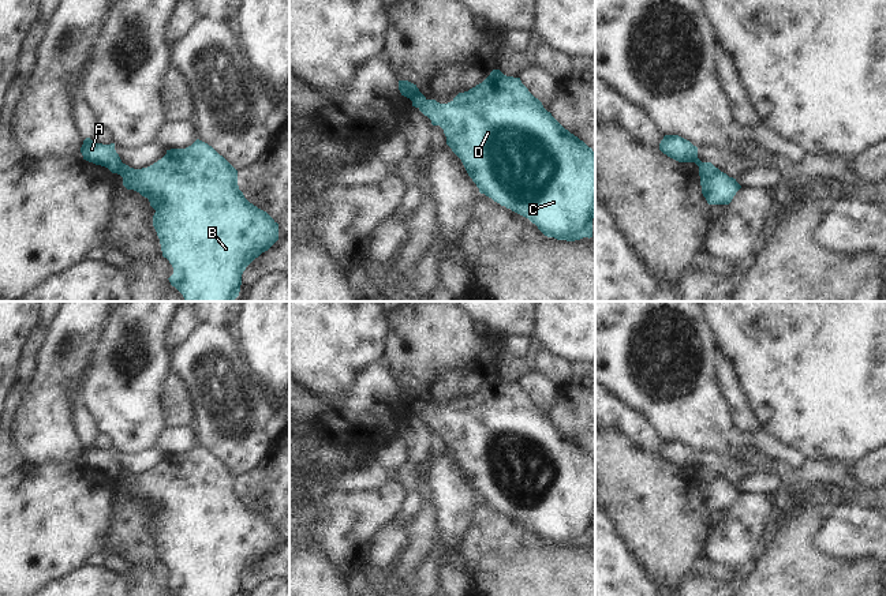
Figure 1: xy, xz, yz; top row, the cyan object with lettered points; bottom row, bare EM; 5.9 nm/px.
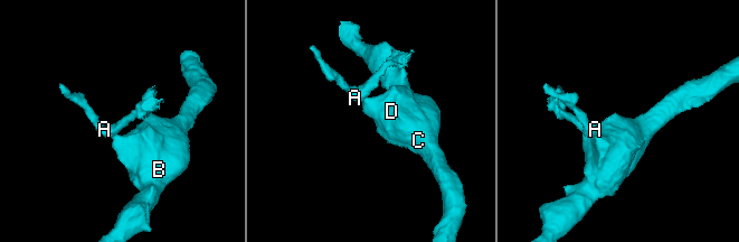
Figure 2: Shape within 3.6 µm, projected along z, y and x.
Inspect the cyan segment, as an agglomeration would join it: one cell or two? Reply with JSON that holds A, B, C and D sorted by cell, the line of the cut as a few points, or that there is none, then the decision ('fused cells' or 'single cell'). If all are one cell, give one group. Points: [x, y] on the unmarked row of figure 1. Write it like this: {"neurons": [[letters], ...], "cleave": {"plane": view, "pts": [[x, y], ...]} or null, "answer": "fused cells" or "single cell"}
{"neurons": [["A"], ["B", "C", "D"]], "cleave": {"plane": "xy", "pts": [[122, 468], [115, 478]]}, "answer": "fused cells"}

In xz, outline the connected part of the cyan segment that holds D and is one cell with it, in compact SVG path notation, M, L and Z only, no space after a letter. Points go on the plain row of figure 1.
M500 375L451 408L425 405L419 416L440 431L481 499L528 524L547 543L592 543L595 458L565 435L521 389Z

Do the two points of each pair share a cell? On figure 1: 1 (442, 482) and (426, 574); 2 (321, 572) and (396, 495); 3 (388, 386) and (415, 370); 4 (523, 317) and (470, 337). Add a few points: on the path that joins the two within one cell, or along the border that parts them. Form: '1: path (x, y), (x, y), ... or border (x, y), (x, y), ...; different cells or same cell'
1: border (470, 524), (458, 542), (448, 542), (438, 532); different cells
2: border (303, 543), (316, 546), (347, 581); different cells
3: border (384, 360), (400, 385); different cells
4: border (471, 315), (479, 322); different cells

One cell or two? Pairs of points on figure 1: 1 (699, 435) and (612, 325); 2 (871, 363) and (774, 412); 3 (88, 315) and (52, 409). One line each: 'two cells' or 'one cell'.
1: one cell
2: one cell
3: one cell

